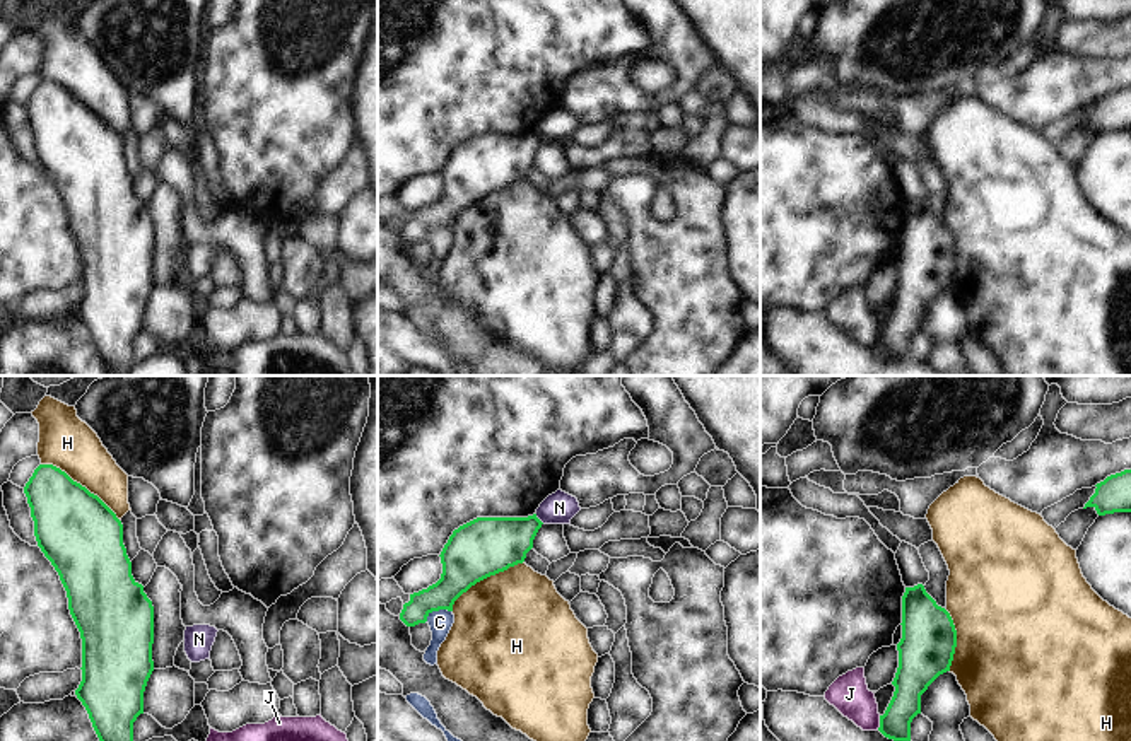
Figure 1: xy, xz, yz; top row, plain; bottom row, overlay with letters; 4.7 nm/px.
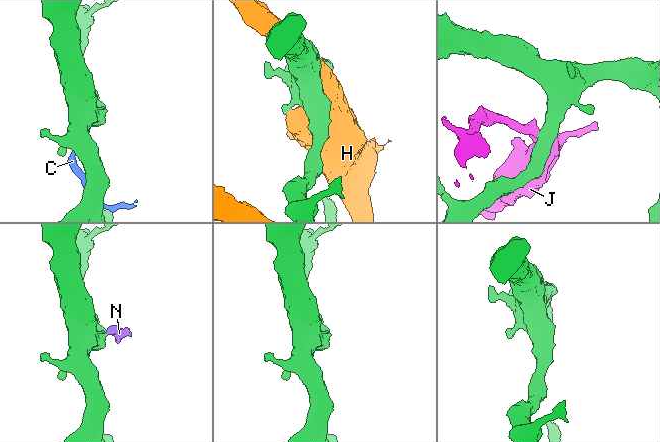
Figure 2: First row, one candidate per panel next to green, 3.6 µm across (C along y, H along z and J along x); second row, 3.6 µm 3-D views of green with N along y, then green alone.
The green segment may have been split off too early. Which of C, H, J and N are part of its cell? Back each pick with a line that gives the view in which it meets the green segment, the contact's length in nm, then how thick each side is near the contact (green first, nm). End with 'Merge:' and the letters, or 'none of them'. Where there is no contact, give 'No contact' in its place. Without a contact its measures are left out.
Merge: none of them

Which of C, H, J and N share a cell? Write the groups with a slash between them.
C / H / J / N

